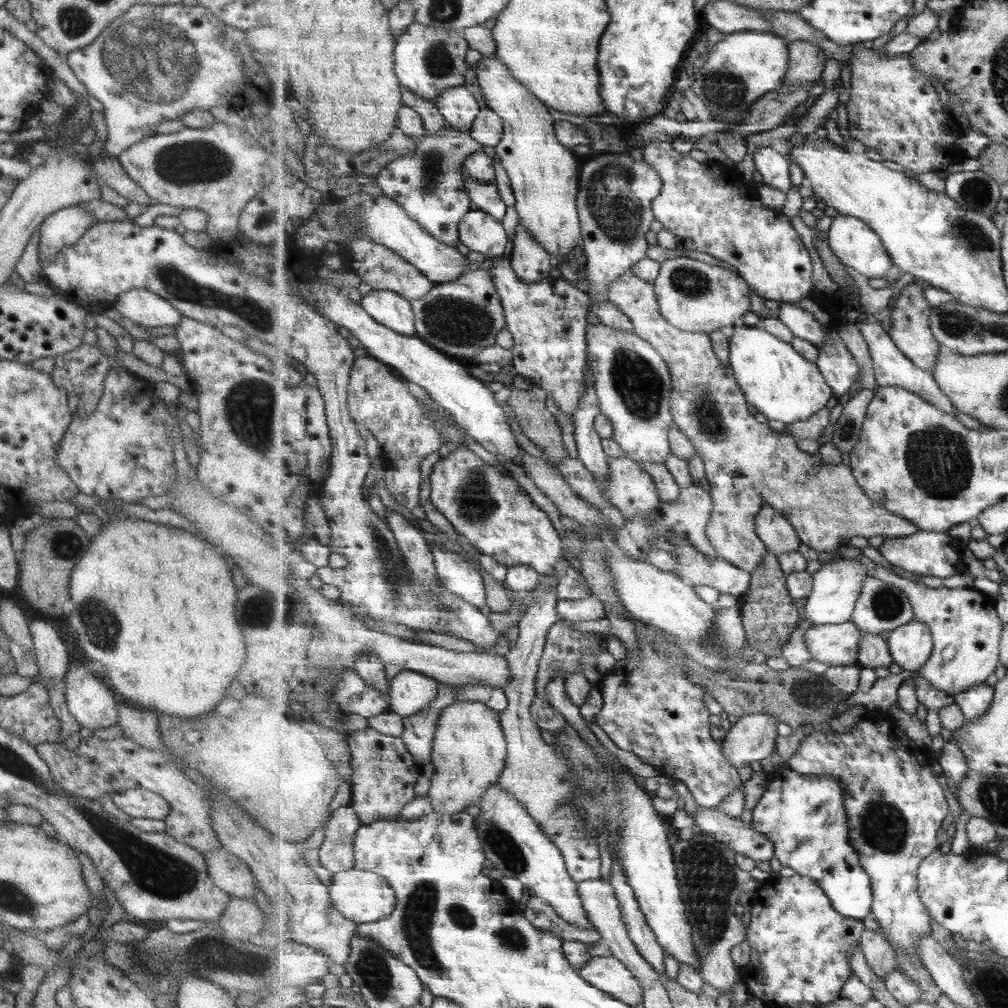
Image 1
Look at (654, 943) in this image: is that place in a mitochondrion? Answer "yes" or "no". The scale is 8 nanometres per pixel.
no

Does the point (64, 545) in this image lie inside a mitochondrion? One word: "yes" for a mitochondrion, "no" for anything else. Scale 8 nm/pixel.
yes

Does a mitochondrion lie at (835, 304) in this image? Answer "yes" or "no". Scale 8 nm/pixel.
no

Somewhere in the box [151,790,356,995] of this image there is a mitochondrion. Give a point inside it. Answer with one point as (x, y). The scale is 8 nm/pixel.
(209, 954)

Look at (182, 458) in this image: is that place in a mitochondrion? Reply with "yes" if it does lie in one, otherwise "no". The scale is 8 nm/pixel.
no

